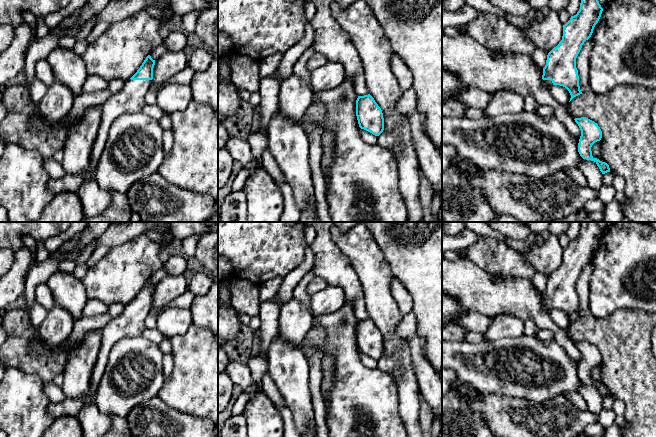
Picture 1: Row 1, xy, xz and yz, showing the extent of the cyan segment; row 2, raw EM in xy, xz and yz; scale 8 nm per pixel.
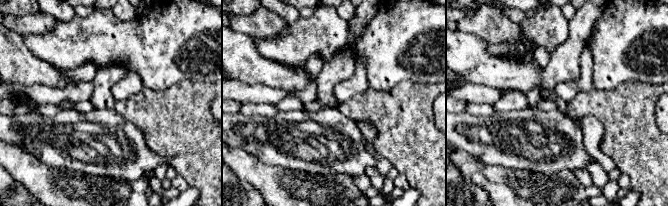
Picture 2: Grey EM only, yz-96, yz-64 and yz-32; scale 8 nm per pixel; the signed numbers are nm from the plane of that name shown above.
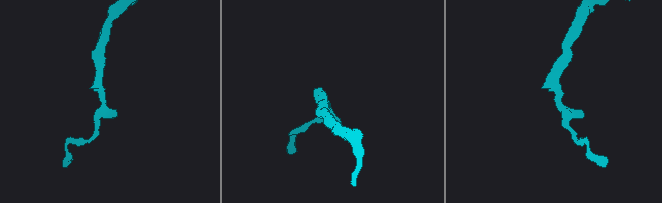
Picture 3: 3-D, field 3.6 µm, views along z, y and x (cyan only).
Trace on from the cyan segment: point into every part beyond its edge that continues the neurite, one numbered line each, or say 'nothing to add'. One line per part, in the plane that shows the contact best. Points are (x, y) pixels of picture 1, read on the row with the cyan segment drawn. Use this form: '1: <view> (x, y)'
1: xy (131, 99)

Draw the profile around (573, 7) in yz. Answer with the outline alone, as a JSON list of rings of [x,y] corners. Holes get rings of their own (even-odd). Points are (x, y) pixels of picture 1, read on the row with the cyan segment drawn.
[[[570,0],[569,1],[569,4],[566,10],[569,12],[571,16],[574,16],[577,14],[577,12],[580,9],[580,3],[581,3],[581,0]]]

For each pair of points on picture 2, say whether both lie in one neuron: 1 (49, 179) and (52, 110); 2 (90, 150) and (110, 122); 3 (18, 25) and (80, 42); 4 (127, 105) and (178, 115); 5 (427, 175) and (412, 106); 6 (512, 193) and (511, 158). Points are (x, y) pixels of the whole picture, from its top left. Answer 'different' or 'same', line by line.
1: different
2: same
3: different
4: same
5: same
6: different

